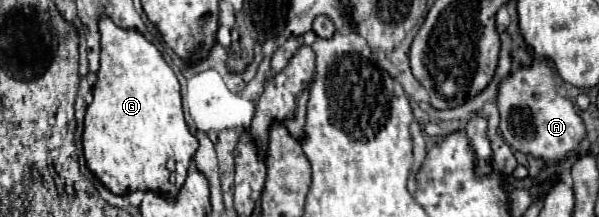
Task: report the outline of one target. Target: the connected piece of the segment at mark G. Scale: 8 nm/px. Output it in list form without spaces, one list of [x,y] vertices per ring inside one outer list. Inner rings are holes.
[[[110,17],[100,19],[102,55],[98,81],[94,85],[94,101],[86,111],[84,125],[84,157],[88,169],[100,179],[114,195],[126,195],[132,191],[152,191],[168,201],[176,201],[180,187],[184,185],[190,159],[198,149],[198,139],[188,131],[180,101],[180,83],[164,61],[162,53],[146,41],[138,31],[126,31],[112,23]],[[168,159],[174,159],[174,173],[166,167]]]

